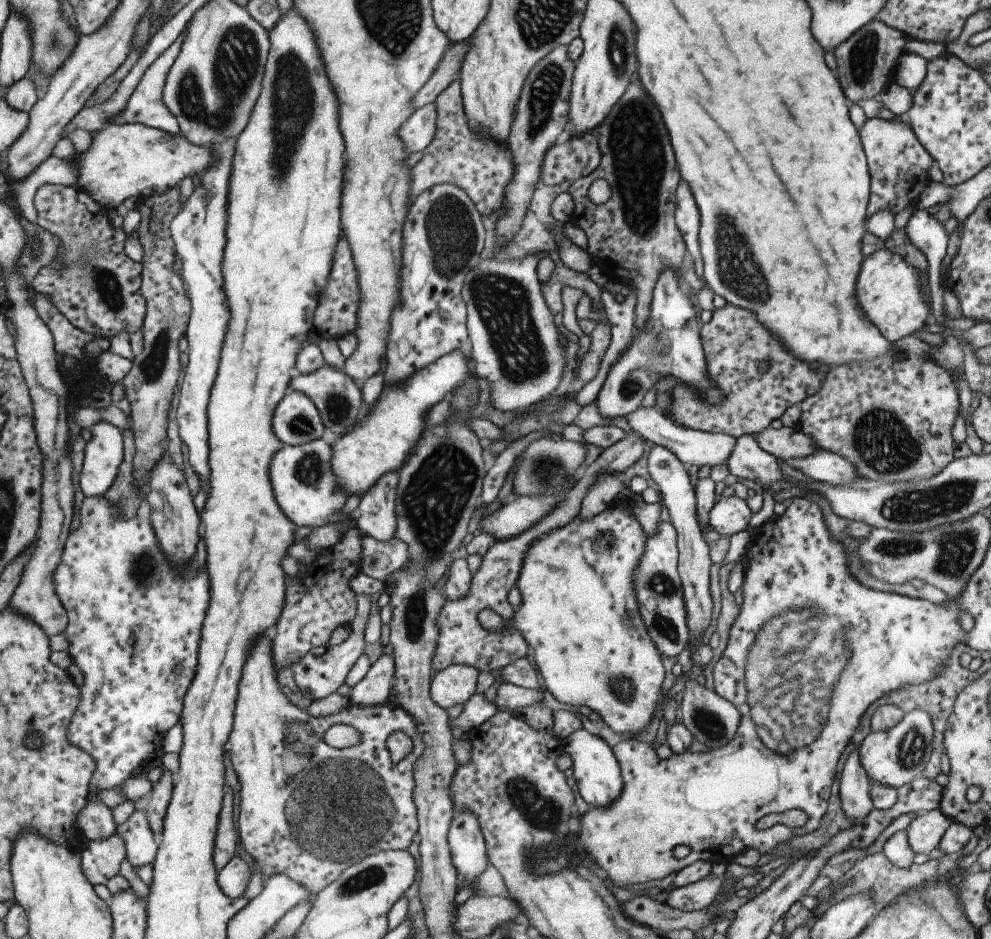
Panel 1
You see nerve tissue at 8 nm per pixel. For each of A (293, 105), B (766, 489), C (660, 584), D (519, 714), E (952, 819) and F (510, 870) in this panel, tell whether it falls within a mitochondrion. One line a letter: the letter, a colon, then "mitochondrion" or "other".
A: mitochondrion
B: other
C: mitochondrion
D: other
E: other
F: other

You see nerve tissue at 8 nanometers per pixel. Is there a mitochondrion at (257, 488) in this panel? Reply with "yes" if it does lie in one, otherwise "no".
no

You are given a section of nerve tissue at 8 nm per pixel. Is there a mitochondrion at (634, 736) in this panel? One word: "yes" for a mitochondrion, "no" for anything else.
no

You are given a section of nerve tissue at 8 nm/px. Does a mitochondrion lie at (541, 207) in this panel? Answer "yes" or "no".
no

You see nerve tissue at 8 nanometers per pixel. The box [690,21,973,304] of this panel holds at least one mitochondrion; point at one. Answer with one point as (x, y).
(864, 53)

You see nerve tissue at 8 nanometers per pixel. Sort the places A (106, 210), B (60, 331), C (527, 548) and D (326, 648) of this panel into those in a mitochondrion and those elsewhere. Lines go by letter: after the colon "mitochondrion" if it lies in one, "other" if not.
A: other
B: other
C: other
D: other

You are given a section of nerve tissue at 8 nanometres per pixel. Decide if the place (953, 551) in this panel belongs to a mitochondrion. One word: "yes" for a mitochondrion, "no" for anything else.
yes

